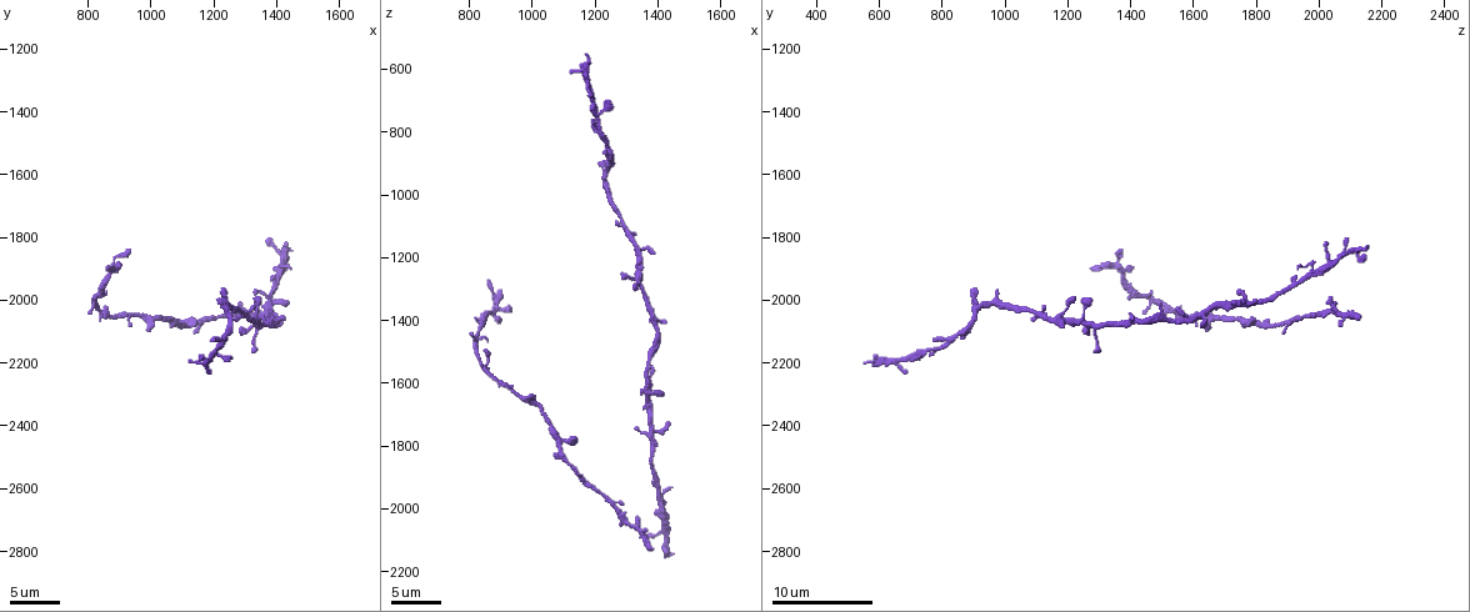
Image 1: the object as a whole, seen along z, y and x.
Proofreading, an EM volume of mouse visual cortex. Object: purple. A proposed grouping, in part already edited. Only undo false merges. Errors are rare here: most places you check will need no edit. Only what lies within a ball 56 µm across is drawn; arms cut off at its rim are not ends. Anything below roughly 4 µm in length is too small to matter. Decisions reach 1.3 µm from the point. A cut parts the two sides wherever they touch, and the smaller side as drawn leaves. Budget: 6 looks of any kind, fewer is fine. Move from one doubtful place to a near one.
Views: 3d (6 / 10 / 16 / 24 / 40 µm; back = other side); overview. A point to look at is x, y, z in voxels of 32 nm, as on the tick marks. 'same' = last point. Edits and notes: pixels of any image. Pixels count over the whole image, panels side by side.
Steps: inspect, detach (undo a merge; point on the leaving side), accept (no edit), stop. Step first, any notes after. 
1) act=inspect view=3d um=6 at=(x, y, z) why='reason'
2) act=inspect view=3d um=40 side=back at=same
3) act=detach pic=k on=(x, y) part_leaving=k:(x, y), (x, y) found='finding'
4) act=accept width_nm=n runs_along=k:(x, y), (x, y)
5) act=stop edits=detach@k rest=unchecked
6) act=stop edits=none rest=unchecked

act=inspect view=3d um=16 at=(840, 2030, 1530) why='narrows sharply'

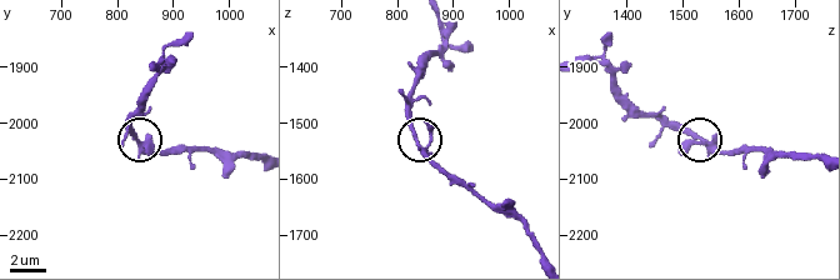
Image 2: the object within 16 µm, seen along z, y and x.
act=accept runs_along=2:(536, 240), (520, 223), (453, 183), (418, 141), (413, 89) found='continuous, no second neuron'

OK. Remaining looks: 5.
act=inspect view=3d um=10 at=(1100, 2070, 1840) why='calibre changes'

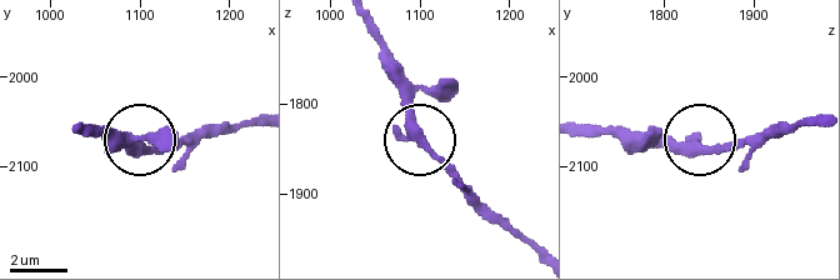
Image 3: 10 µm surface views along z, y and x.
act=accept found='continuous, no second neuron'

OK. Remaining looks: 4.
act=inspect view=3d um=10 at=(1390, 2000, 1840)

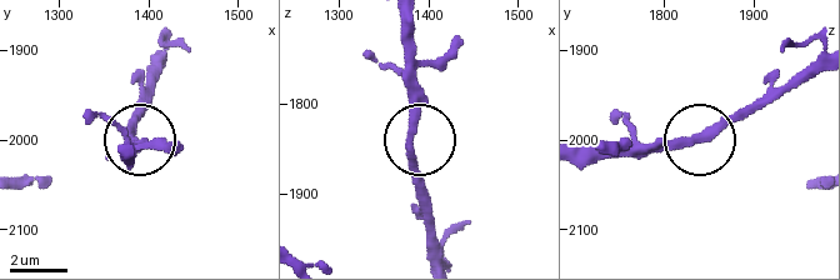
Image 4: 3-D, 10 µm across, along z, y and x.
act=inspect view=3d um=10 side=back at=(1380, 2000, 1840)

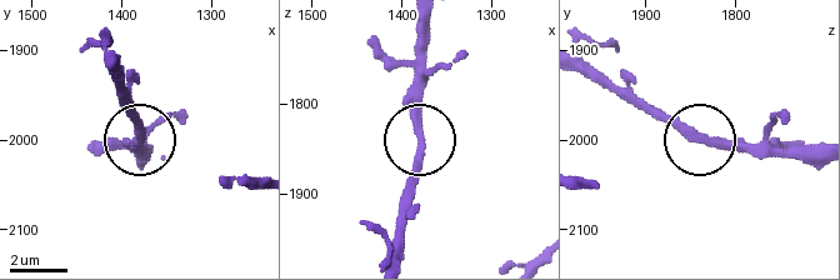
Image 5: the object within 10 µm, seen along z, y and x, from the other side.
act=accept runs_along=5:(701, 135), (686, 138), (625, 85) found='continuous, no second neuron'

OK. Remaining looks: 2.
act=stop edits=none rest=unchecked

